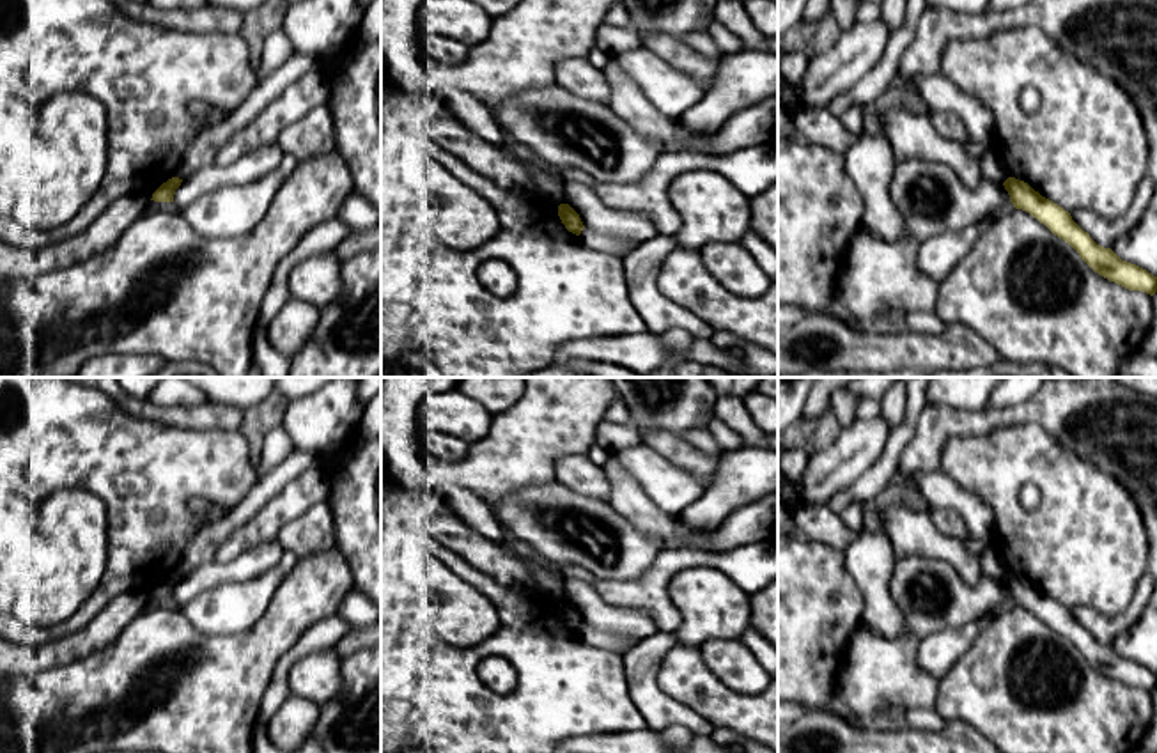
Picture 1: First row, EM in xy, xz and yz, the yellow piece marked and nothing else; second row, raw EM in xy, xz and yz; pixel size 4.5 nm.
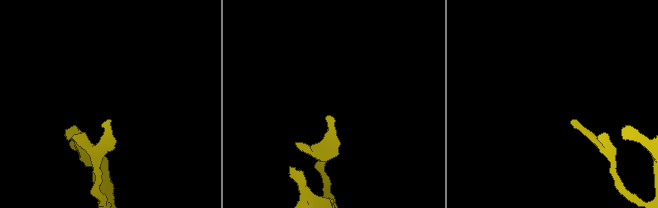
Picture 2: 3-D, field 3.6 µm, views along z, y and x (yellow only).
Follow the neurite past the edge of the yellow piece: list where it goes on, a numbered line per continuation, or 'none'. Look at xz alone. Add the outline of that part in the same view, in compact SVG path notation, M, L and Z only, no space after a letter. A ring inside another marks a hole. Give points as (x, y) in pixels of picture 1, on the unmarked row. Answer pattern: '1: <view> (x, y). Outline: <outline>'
none

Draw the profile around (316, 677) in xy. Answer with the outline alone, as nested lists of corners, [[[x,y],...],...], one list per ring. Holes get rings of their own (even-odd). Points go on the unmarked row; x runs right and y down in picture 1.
[[[333,647],[310,652],[298,659],[289,671],[289,689],[317,707],[340,693],[340,657]]]

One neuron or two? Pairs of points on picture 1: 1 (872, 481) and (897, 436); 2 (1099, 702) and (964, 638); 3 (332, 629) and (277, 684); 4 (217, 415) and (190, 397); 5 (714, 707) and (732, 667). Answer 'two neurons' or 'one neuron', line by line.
1: one neuron
2: two neurons
3: one neuron
4: two neurons
5: two neurons

